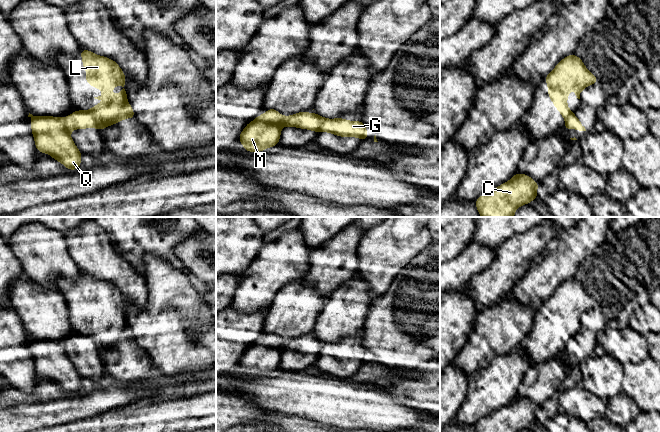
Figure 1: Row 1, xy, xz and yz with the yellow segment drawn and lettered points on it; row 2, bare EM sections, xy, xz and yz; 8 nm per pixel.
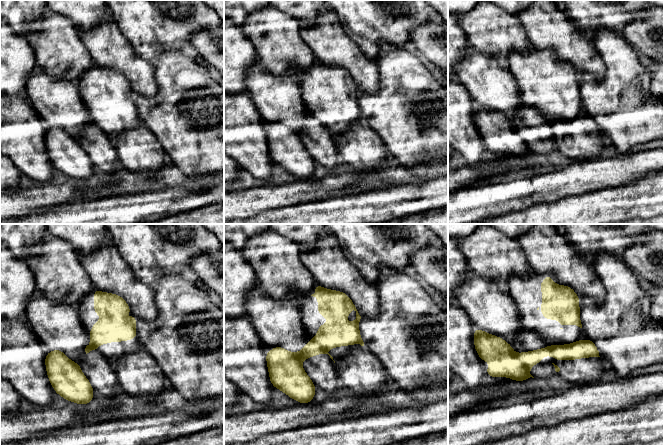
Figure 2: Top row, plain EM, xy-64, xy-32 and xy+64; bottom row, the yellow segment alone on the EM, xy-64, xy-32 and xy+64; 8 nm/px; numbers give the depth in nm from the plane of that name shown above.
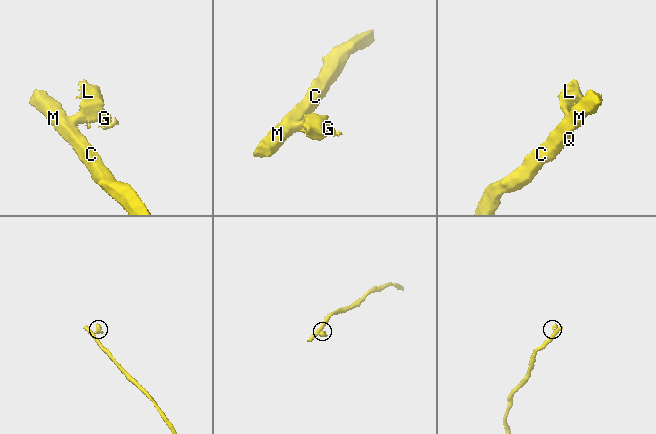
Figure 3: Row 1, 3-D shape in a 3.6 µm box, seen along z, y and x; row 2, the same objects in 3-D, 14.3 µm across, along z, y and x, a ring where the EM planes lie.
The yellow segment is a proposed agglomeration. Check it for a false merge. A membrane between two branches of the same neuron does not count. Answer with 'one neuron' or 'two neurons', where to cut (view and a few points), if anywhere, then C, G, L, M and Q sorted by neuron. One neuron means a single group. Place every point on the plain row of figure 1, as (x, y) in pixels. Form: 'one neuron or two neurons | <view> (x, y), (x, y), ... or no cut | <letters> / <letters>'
two neurons | xy (127, 326), (112, 342), (95, 342), (87, 335) | C G M Q / L

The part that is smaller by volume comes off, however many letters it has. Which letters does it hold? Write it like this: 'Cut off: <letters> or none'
Cut off: L

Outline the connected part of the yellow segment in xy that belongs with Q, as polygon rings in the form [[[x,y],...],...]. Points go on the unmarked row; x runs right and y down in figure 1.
[[[126,327],[113,343],[98,343],[88,335],[76,334],[72,338],[58,342],[50,339],[33,340],[29,337],[32,359],[35,363],[36,374],[50,378],[52,383],[62,387],[67,394],[78,394],[82,378],[69,359],[72,354],[97,352],[105,353],[127,342],[135,343],[135,337]]]

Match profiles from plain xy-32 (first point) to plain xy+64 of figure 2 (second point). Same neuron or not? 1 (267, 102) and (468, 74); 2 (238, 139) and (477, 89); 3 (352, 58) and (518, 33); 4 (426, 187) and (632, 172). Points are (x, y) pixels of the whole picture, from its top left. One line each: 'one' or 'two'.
1: one
2: two
3: two
4: two

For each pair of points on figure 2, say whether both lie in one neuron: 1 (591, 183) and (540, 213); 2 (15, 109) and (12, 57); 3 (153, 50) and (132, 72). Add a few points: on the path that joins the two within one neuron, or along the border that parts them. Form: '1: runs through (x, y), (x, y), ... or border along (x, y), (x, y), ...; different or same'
1: border along (592, 191), (546, 202); different
2: border along (10, 95), (27, 99); different
3: border along (129, 41), (133, 49), (141, 57), (154, 65); different

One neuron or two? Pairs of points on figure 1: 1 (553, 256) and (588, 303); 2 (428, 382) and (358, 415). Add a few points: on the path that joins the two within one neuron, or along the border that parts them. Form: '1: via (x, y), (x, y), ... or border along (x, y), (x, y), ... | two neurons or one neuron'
1: border along (573, 276), (566, 279), (553, 293) | two neurons
2: border along (403, 404), (425, 412) | two neurons

